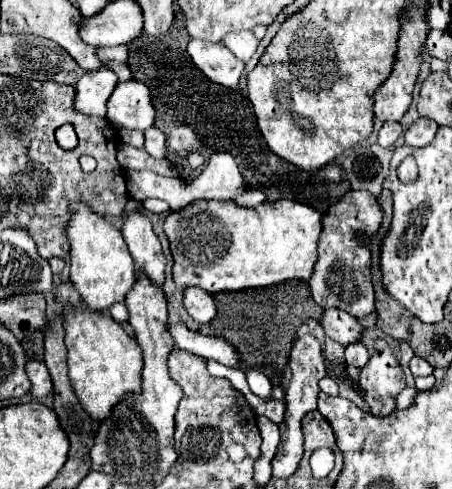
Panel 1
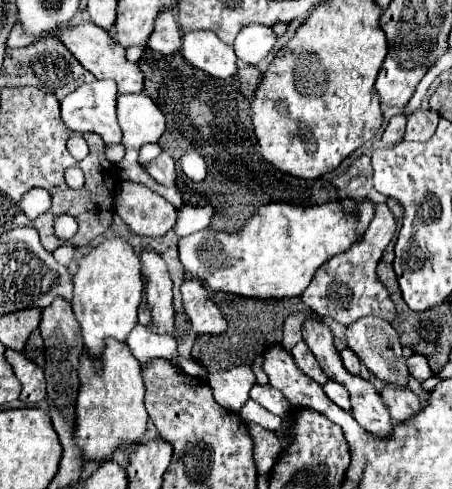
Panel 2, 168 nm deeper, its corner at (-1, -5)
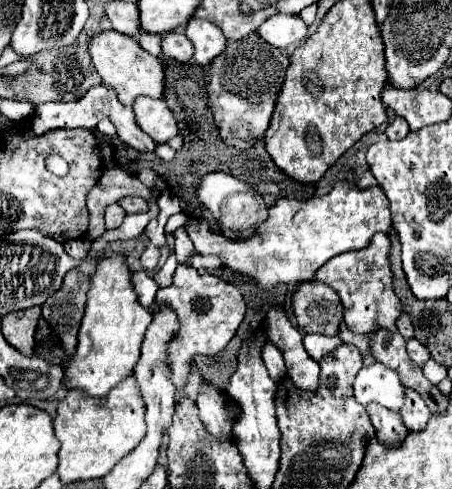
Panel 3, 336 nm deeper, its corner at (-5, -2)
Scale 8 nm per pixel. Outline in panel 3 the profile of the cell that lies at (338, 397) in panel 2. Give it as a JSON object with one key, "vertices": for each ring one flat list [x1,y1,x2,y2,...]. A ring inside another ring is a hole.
{"vertices":[[374,361,358,371,354,395,362,405,378,403,390,411,400,411,406,399,406,387,394,369]]}

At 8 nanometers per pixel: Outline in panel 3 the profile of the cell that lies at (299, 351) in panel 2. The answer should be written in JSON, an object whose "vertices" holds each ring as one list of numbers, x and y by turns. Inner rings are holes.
{"vertices":[[310,333,304,337,304,347,312,359,322,359,340,345,342,345,342,339,338,335,328,337,328,335,320,335,320,333,316,333,316,335]]}

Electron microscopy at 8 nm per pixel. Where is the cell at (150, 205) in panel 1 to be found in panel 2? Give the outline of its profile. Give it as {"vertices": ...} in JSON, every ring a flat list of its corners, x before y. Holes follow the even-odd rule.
{"vertices":[[134,182,118,184,114,210,140,236,164,236,176,224,176,208,160,194]]}

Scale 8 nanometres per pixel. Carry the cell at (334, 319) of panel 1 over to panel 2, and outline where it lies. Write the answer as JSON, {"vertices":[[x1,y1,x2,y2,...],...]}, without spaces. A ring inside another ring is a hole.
{"vertices":[[366,316,356,320,354,324,346,326,346,342,348,348,358,354,358,358,366,364,366,368,370,372,376,374,376,378,384,380,384,382,394,382,394,384,402,384,406,386,406,376,408,376,408,368,406,368,406,360,402,356,402,346,398,340,396,330,382,318,374,318,374,316]]}

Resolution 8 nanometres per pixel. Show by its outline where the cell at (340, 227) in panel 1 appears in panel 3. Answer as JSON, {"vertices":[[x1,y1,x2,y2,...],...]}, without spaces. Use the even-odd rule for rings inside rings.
{"vertices":[[376,233,366,249,336,255,330,261,326,261,314,275,314,281,330,285,340,295,340,301,344,303,344,321,348,329,354,333,364,335,380,329,392,333,396,331,396,319,402,313,402,305,392,287,392,269,388,253,390,253,390,239,382,233]]}

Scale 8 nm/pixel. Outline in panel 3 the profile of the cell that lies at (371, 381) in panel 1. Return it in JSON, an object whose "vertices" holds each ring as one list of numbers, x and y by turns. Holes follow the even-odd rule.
{"vertices":[[412,389,406,391,406,403,404,403,400,415,402,415,402,419,404,419,404,425,406,425,410,431,422,431,422,429,426,427,428,419,432,417,432,413,430,413,430,409,426,407,424,399,422,399,416,391,412,391]]}

